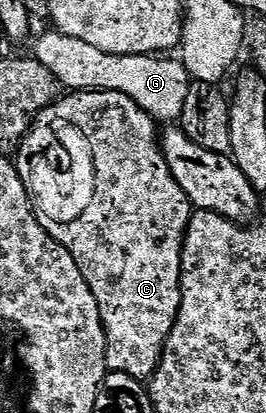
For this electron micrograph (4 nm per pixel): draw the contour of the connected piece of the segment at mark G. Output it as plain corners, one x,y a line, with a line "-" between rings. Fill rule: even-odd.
49,30
37,42
34,59
51,71
58,85
73,90
121,92
148,111
150,117
163,123
178,121
187,102
191,79
180,59
156,55
113,55
70,35

